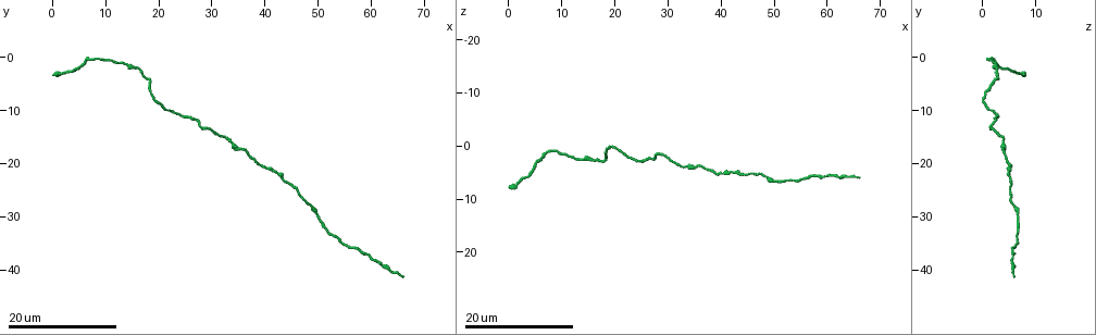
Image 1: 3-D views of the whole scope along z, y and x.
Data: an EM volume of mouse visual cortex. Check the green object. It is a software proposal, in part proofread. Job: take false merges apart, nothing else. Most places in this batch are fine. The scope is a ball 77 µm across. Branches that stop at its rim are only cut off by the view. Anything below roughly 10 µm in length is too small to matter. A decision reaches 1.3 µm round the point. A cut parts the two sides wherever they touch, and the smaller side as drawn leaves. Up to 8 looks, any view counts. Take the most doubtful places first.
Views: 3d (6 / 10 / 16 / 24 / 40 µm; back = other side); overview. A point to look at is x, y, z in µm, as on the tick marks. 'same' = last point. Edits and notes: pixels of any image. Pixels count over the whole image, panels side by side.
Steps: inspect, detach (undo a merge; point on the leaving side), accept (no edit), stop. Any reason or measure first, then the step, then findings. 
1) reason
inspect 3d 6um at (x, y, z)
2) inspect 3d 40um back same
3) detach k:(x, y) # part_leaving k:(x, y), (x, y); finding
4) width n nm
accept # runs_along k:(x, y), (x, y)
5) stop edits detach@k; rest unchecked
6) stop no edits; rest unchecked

sudden change in width
inspect 3d 16um at (14.0, 1.0, 3.0)

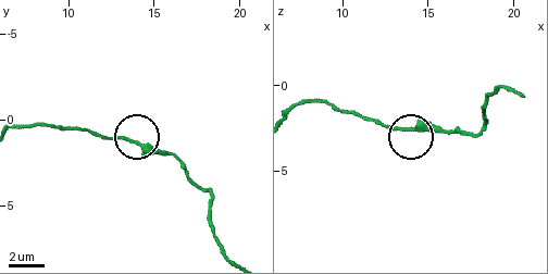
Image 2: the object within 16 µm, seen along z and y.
inspect 3d 6um at (14.0, 1.3, 2.6)

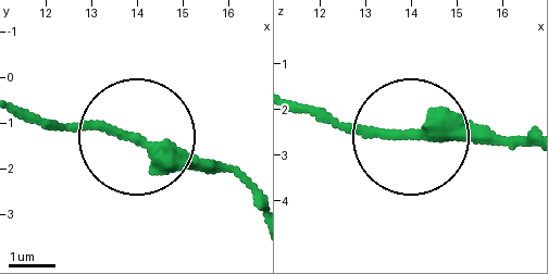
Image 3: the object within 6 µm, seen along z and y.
width 240 nm
accept # all the same neuron

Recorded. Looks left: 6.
thick turns thin
inspect 3d 24um at (51.5, 32.5, 6.5)

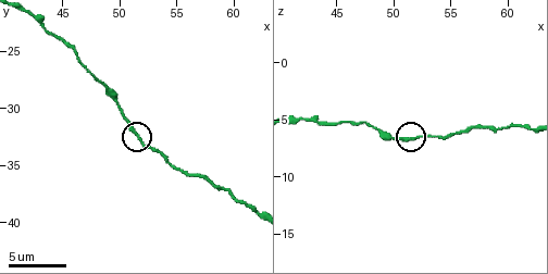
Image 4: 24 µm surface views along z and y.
inspect 3d 10um at (51.6, 32.4, 6.6)

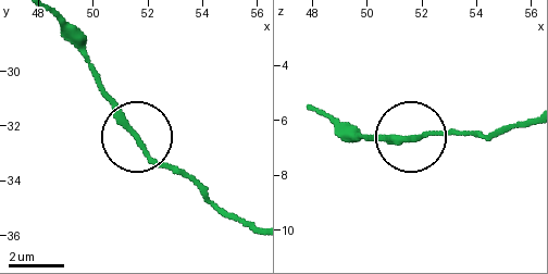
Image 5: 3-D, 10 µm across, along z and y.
accept # runs_along 5:(60, 24), (147, 150), (208, 197); one neuron here

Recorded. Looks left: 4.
sudden change in width
inspect 3d 16um at (35.5, 17.5, 3.5)

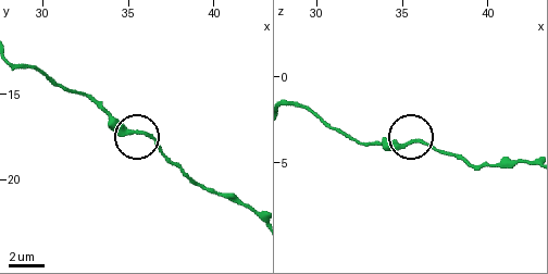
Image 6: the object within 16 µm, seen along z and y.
zoom in
inspect 3d 10um at (35.6, 17.1, 3.8)

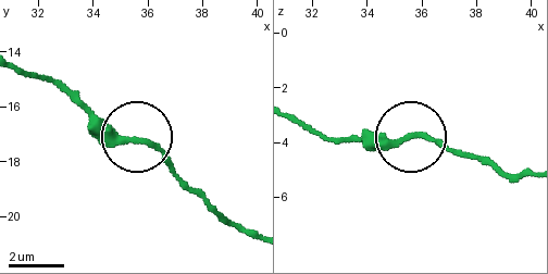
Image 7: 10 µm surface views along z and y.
accept # continuous, no second neuron

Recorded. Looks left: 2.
calibre changes
inspect 3d 6um at (45.0, 23.8, 5.2)

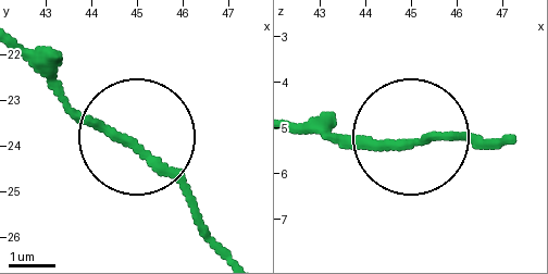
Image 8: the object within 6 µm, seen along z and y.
inspect 3d 6um back at (44.95, 23.95, 5.35)

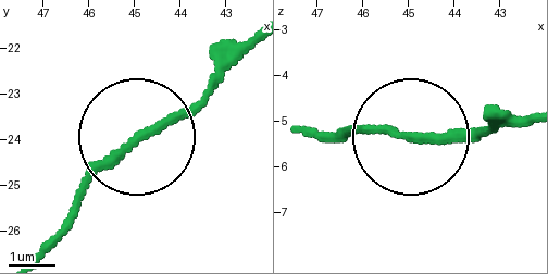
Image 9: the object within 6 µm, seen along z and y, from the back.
width 180 nm
accept # runs_along 9:(249, 42), (97, 171), (38, 252); one neuron here

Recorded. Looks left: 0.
stop no edits; rest unchecked

